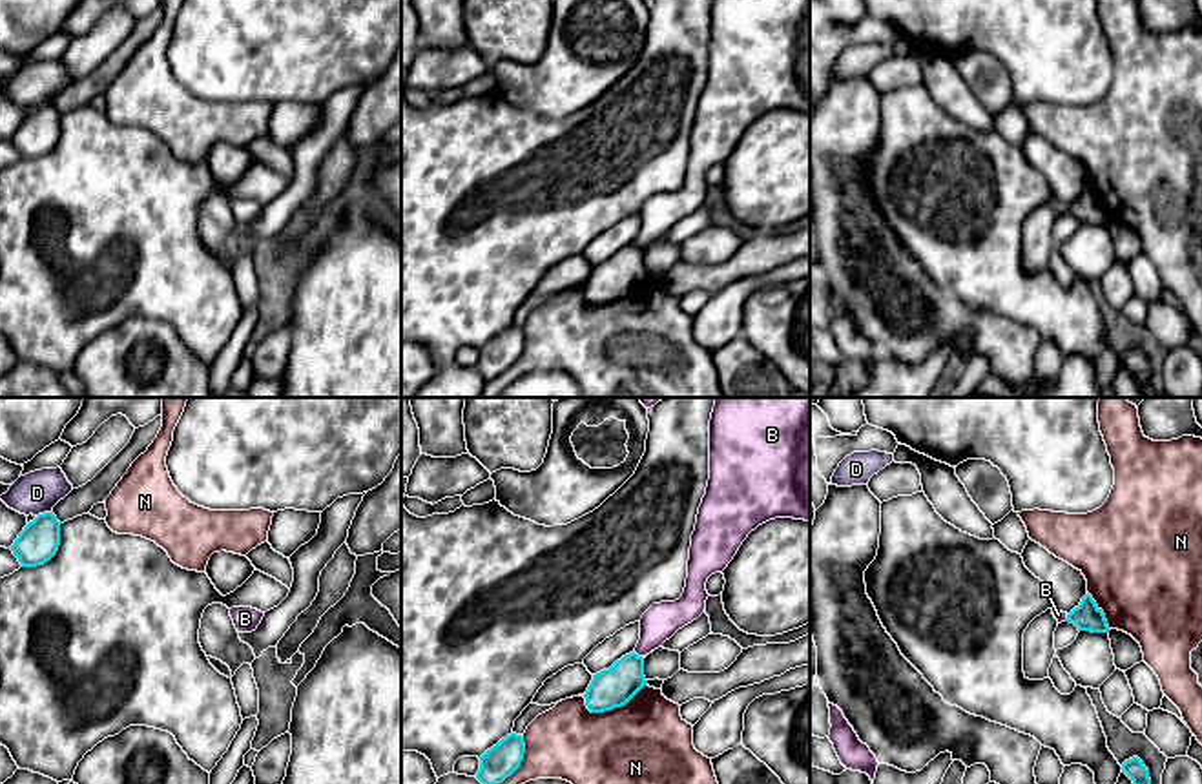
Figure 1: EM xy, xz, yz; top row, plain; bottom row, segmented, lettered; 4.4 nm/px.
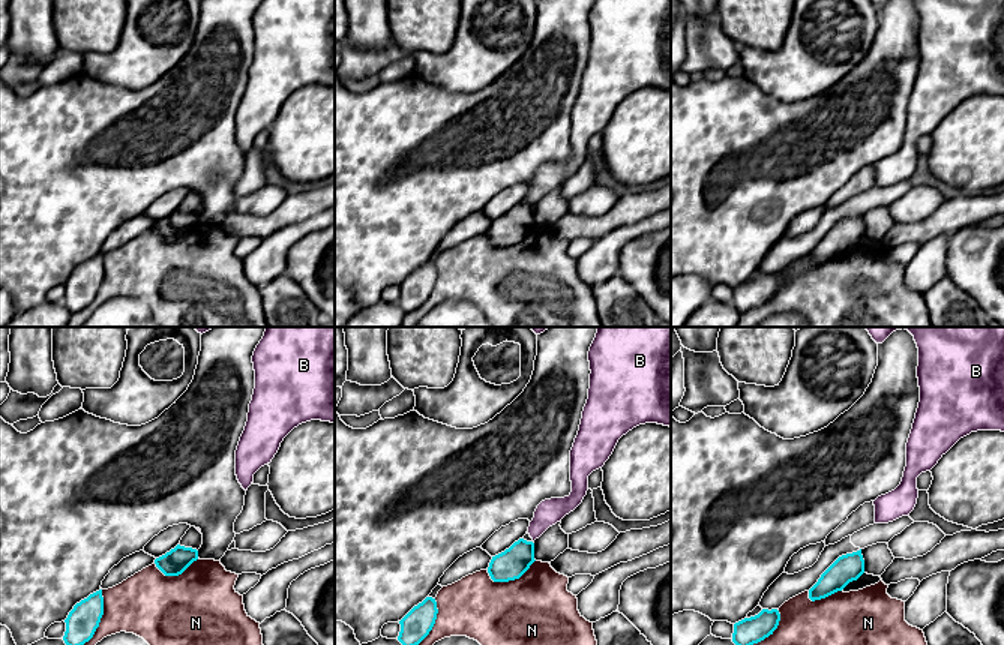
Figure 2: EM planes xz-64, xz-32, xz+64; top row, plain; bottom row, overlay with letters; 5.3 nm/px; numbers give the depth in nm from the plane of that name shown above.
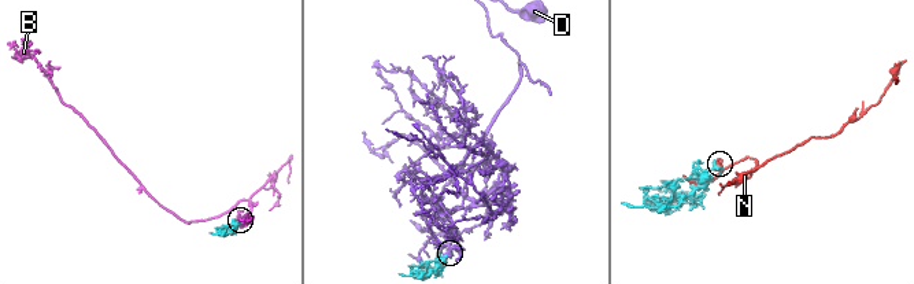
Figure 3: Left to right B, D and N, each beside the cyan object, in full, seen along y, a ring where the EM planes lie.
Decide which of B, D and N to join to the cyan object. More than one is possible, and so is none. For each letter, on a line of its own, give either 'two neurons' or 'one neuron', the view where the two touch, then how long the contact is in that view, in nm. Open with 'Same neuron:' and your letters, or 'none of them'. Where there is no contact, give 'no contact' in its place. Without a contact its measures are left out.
Same neuron: none of them
B: two neurons | xz | 50 nm
D: two neurons | xy | 80 nm
N: two neurons | xz | 280 nm

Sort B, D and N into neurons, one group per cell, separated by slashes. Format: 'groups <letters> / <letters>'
groups B / D / N

